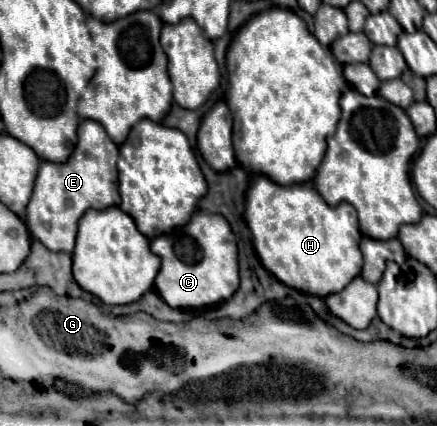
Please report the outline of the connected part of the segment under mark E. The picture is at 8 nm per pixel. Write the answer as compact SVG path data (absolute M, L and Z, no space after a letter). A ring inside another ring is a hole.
M83 120L79 124L77 136L79 136L77 148L73 150L73 156L69 156L67 162L57 164L57 162L41 160L39 174L37 174L37 180L35 180L35 188L33 188L31 200L27 204L25 224L31 232L31 238L39 240L51 252L63 252L63 250L67 254L73 252L75 238L77 238L77 220L87 210L91 210L91 208L105 210L105 208L111 208L111 206L119 206L119 202L121 202L119 192L117 192L117 156L119 156L119 152L117 152L115 142L107 136L105 128L95 120Z

